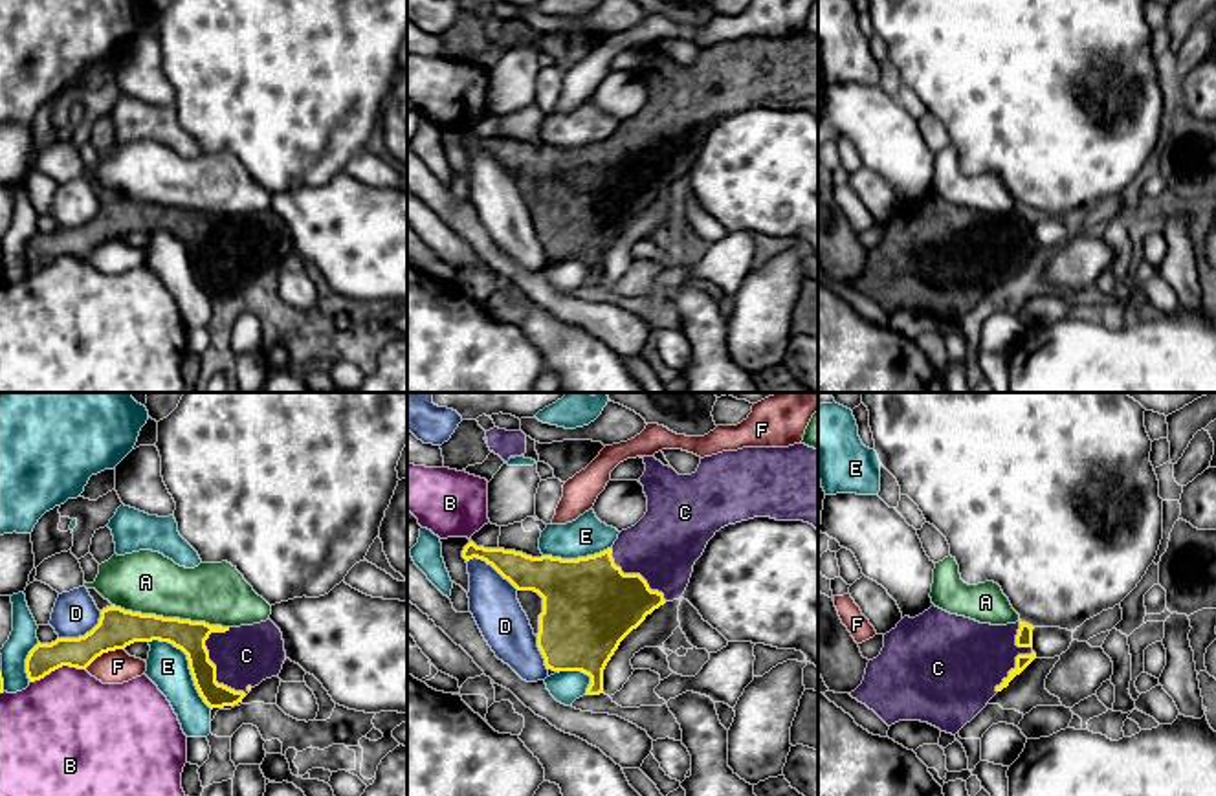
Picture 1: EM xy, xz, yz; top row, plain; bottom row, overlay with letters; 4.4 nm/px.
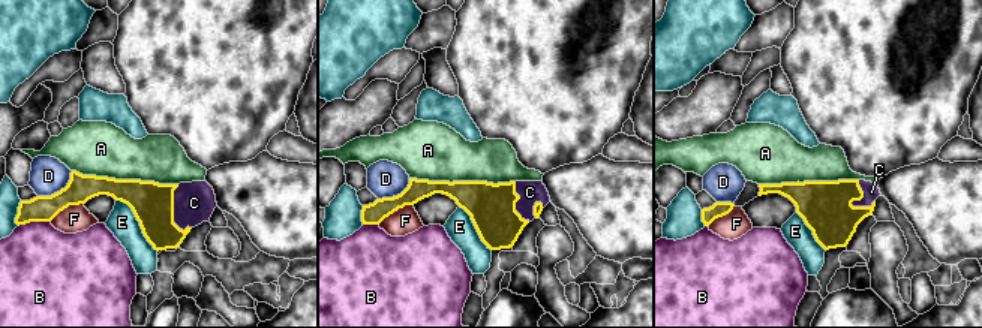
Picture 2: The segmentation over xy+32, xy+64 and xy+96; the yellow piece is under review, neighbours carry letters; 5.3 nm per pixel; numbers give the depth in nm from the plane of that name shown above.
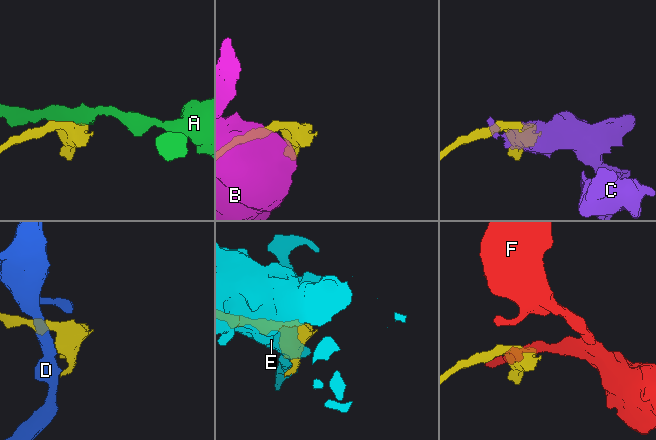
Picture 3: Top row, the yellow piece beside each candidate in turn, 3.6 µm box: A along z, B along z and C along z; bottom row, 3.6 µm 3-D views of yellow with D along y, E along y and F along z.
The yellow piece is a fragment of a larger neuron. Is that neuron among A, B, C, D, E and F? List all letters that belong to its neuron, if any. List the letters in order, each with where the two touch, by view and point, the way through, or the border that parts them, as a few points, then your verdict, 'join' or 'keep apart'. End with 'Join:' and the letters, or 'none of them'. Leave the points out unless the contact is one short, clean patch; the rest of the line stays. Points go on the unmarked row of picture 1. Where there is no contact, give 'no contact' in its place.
A: contact xy (171, 208); keep apart
B: contact xy (57, 257); keep apart
C: contact xy (215, 261); join
D: contact xy (85, 224); keep apart
E: contact xy (189, 254); keep apart
F: contact xy (103, 241); border xy (123, 237), (103, 241), (85, 257); keep apart
Join: C

